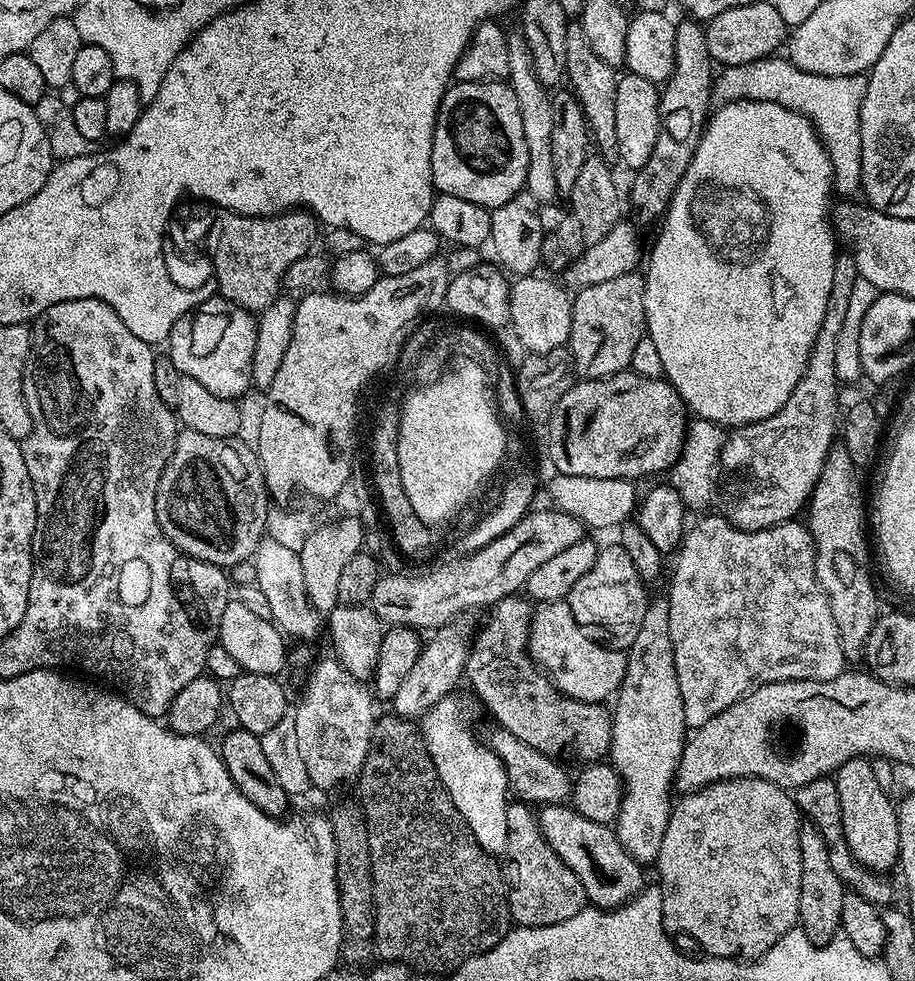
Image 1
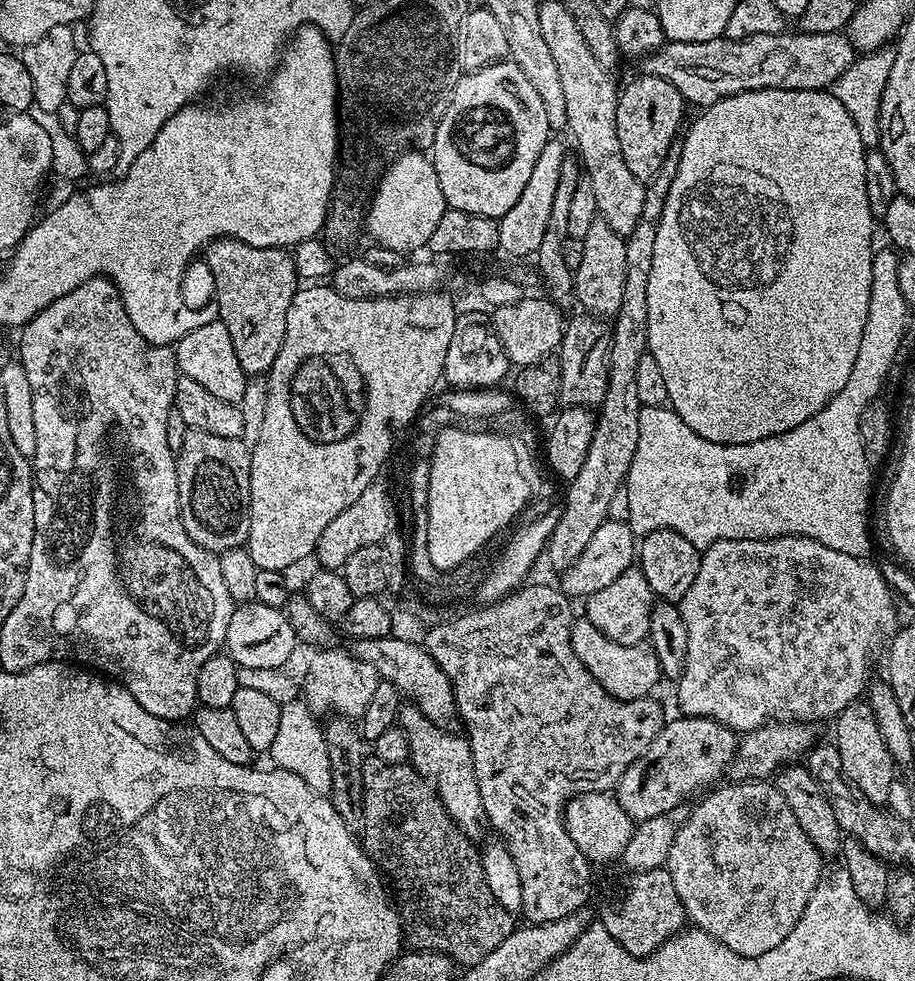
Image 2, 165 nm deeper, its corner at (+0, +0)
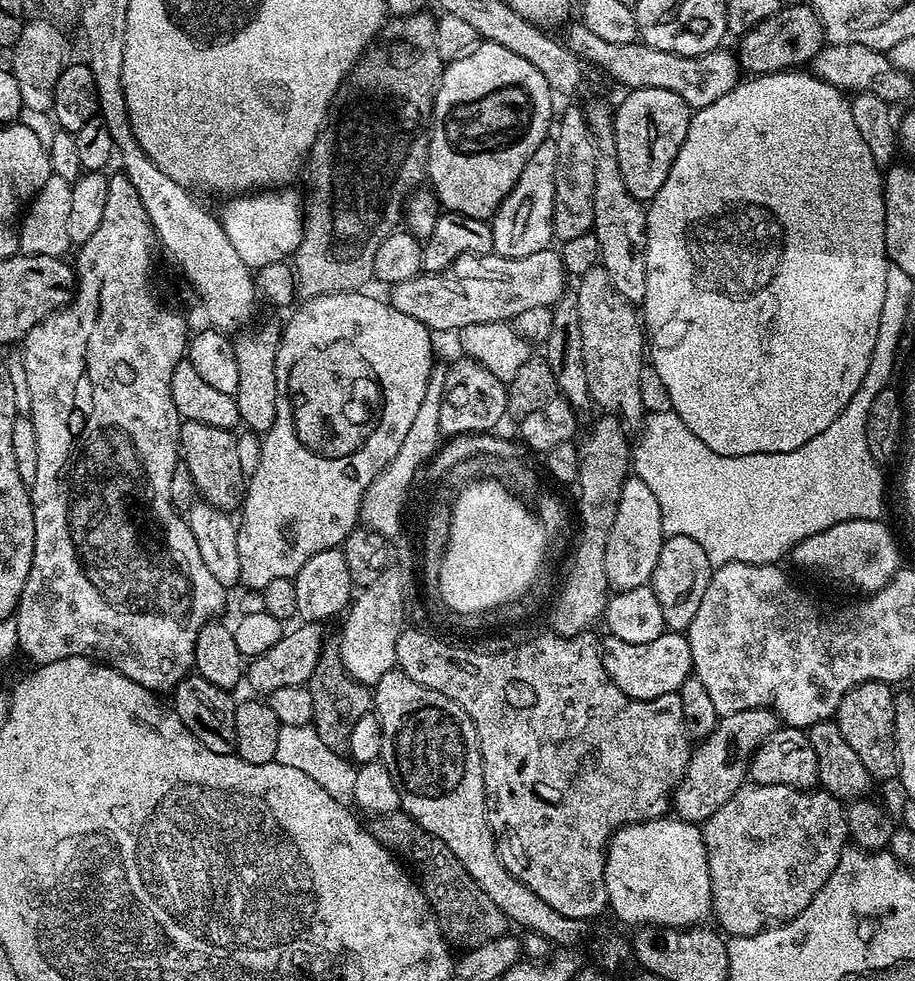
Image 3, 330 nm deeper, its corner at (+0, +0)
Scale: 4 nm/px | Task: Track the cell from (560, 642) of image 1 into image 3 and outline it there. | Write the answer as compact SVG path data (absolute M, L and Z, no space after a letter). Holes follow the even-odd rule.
M665 630L658 638L654 638L654 642L645 644L622 642L622 638L605 635L600 657L614 686L635 700L653 700L662 694L679 692L682 682L693 675L690 642L687 635L679 632Z

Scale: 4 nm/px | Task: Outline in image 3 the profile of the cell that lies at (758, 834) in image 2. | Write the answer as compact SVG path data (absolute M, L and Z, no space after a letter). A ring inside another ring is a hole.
M745 782L740 789L726 802L719 810L714 810L710 819L704 821L702 825L704 834L704 845L708 855L708 865L710 866L710 886L712 887L712 916L717 920L719 931L733 936L753 936L758 934L764 928L775 925L777 922L786 920L795 920L806 906L822 890L826 878L834 874L834 866L838 866L840 855L843 854L846 845L849 843L848 823L846 822L845 805L838 799L831 796L830 793L823 790L805 790L802 788L791 788L790 786L766 786L765 784L754 784Z

